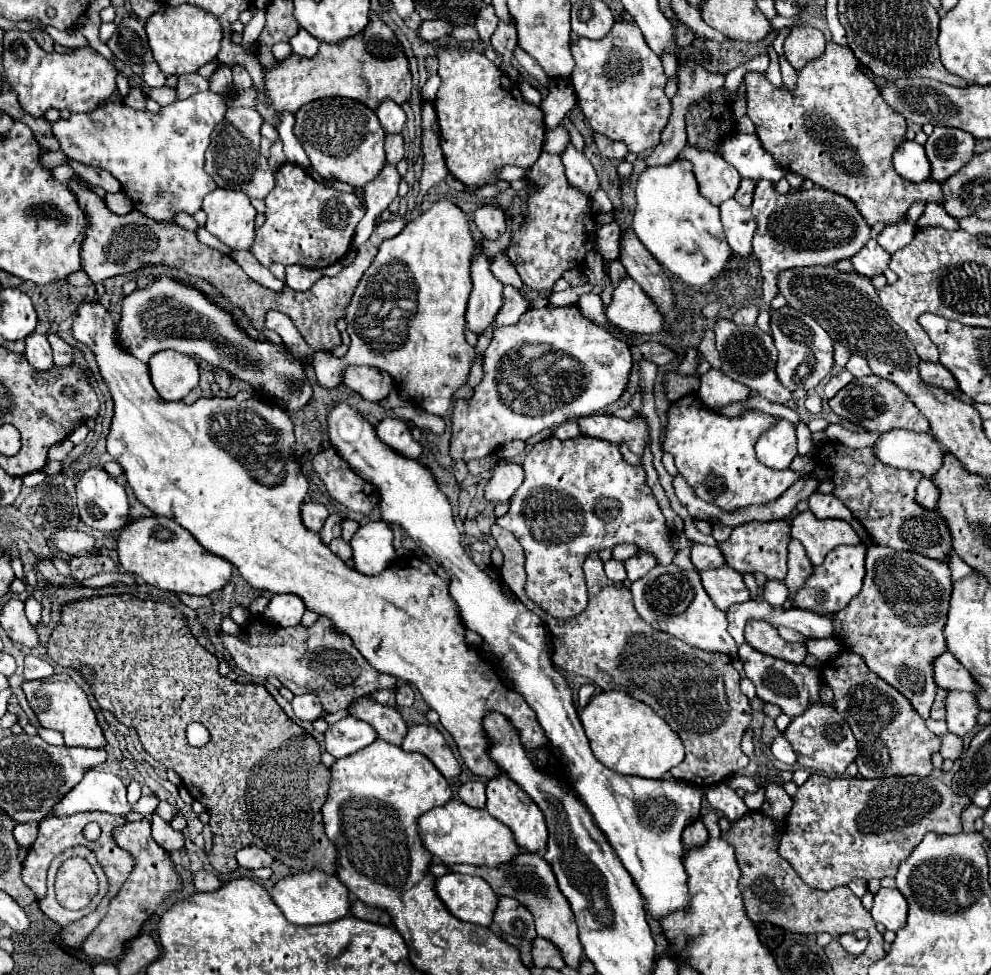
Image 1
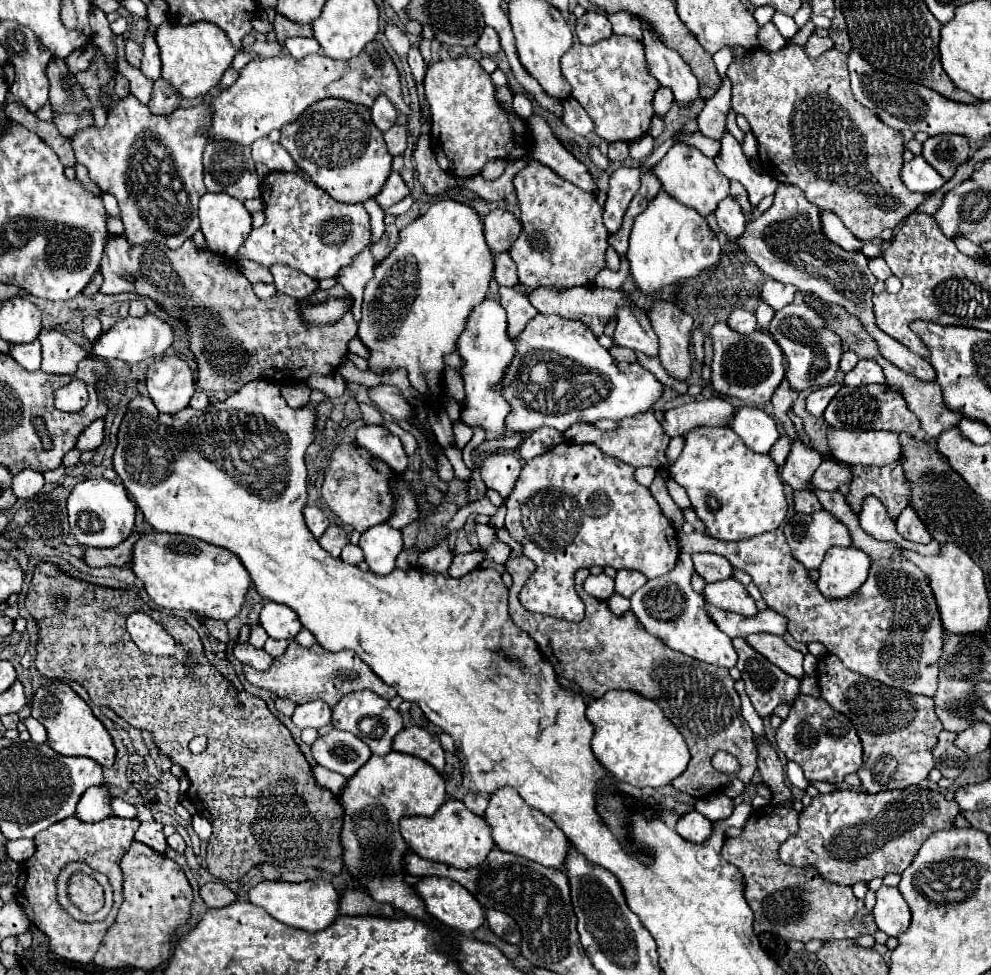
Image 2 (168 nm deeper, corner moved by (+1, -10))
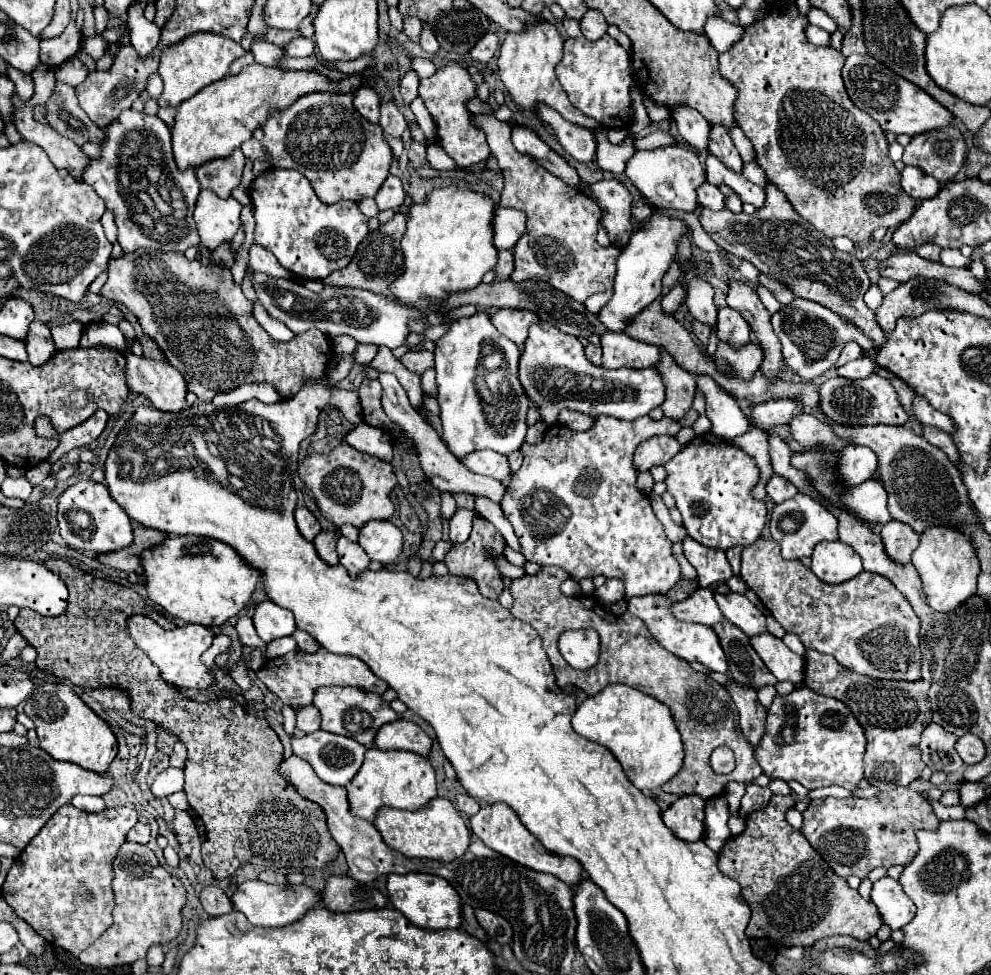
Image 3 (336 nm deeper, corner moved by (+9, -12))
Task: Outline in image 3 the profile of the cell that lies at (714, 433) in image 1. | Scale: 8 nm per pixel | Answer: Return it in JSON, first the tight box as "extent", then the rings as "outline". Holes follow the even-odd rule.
{"extent":[664,432,768,550],"outline":[[[708,432],[686,444],[664,468],[668,472],[668,492],[676,500],[690,538],[718,550],[730,550],[734,546],[746,548],[760,538],[768,508],[764,500],[754,496],[758,466],[744,450]]]}

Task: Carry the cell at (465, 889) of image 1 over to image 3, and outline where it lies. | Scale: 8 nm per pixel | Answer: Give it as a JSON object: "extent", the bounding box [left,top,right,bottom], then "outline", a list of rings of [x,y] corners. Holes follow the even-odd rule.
{"extent":[388,874,462,930],"outline":[[[390,874],[388,876],[388,896],[396,910],[400,910],[412,924],[430,930],[458,928],[462,924],[462,904],[458,892],[444,880],[434,874]]]}

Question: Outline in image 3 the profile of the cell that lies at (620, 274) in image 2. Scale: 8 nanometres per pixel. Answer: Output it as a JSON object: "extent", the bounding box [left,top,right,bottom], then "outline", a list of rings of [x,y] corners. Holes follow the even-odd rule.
{"extent":[590,178,634,248],"outline":[[[618,178],[600,180],[590,186],[594,200],[602,210],[600,224],[608,232],[610,244],[616,248],[624,248],[628,244],[630,234],[634,232],[630,224],[630,208],[632,208],[632,194],[628,192],[626,184]]]}

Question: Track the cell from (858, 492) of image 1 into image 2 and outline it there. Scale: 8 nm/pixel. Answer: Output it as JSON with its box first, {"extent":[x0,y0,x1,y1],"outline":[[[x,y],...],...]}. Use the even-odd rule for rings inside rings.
{"extent":[846,464,910,518],"outline":[[[886,464],[882,468],[854,466],[852,472],[854,478],[850,482],[846,500],[854,512],[860,512],[860,506],[868,494],[876,494],[892,518],[896,518],[908,506],[910,484],[904,478],[900,464]]]}

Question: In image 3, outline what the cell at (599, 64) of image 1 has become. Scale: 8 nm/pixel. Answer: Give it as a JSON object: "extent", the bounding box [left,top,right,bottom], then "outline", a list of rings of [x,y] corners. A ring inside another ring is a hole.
{"extent":[556,34,634,128],"outline":[[[608,34],[602,40],[590,42],[586,38],[566,38],[564,56],[556,66],[556,76],[566,90],[572,106],[582,114],[594,118],[604,128],[630,128],[634,122],[630,86],[632,62],[628,52]]]}

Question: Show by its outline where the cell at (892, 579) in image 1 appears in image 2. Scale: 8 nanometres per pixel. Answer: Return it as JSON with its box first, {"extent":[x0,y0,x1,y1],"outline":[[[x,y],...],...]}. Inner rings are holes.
{"extent":[678,530,944,696],"outline":[[[772,530],[744,542],[722,542],[722,540],[704,536],[700,532],[692,532],[692,534],[678,532],[678,542],[682,552],[688,552],[688,554],[716,552],[726,556],[734,568],[746,570],[752,576],[754,584],[760,588],[760,594],[766,600],[768,608],[786,616],[788,632],[794,636],[794,640],[804,644],[820,642],[828,648],[830,654],[838,656],[846,668],[858,674],[864,674],[868,678],[880,680],[882,684],[888,684],[906,692],[914,692],[914,694],[934,696],[938,686],[938,658],[942,654],[944,628],[942,628],[934,594],[928,586],[928,578],[914,562],[904,558],[872,562],[870,574],[866,582],[858,588],[858,592],[846,596],[846,600],[826,600],[826,596],[818,592],[816,582],[808,576],[808,570],[802,568],[802,564],[798,564],[798,560],[794,560],[794,556],[790,554],[782,530]]]}

